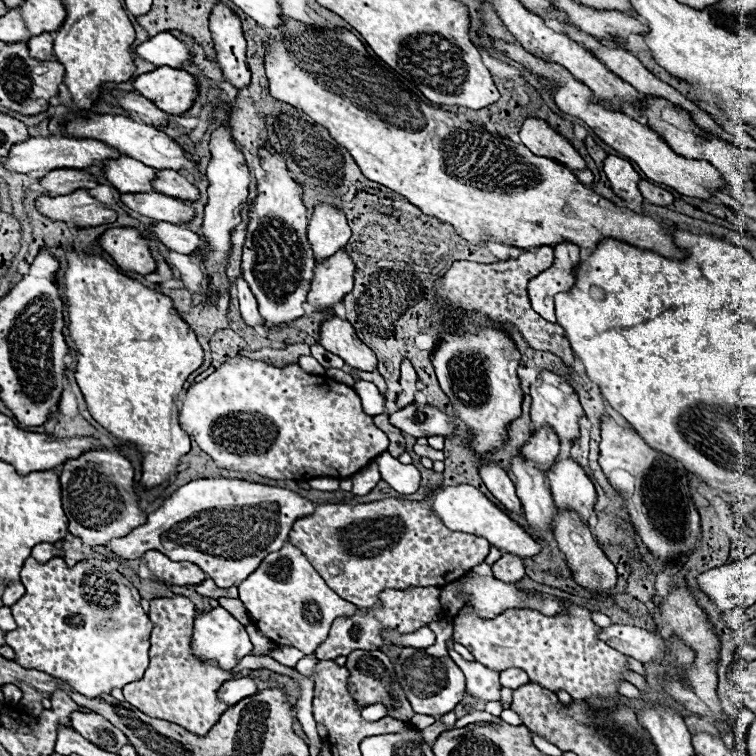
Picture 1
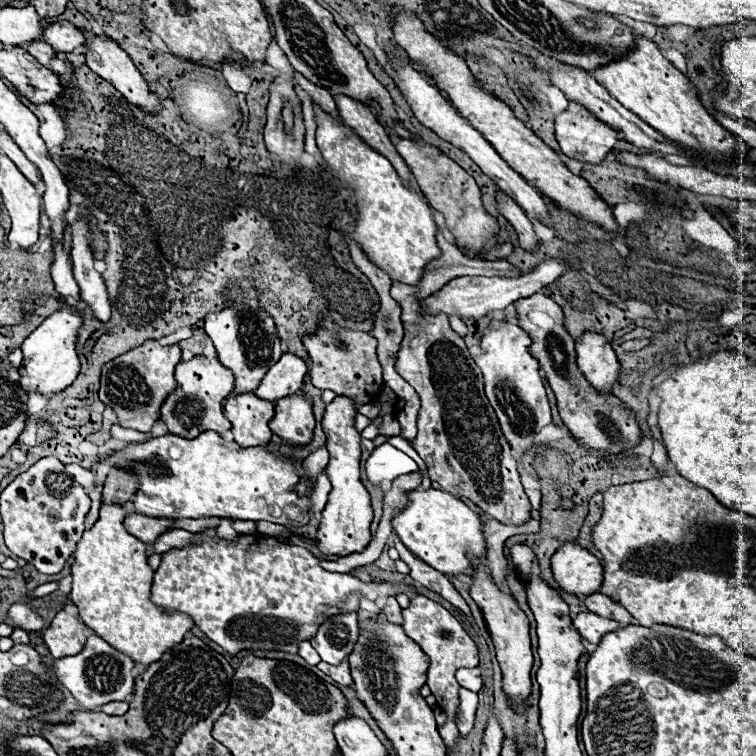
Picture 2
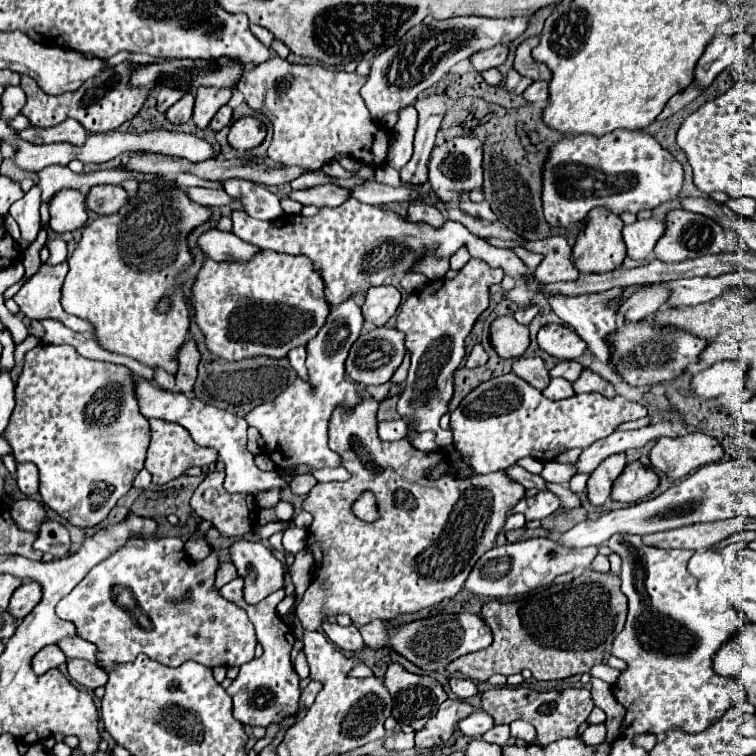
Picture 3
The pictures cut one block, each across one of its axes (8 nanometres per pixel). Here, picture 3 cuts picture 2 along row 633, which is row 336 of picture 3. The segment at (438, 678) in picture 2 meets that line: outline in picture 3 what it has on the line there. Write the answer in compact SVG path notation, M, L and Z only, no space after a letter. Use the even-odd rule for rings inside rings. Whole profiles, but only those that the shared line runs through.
M472 258L454 278L434 280L420 292L414 292L398 314L396 328L406 334L406 348L412 352L406 388L398 400L398 414L406 422L414 422L416 432L434 432L440 448L452 444L452 432L440 428L440 418L448 412L452 374L464 358L464 338L470 334L476 318L488 308L488 286L498 284L502 278L504 272L500 268L490 268L486 262ZM438 288L448 288L448 294Z

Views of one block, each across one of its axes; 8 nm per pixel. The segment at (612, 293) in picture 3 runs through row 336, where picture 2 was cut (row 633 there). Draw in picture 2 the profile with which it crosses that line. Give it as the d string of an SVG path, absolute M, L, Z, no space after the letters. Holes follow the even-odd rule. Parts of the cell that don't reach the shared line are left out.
M580 612L572 622L574 622L576 630L582 634L582 638L588 642L594 642L594 644L598 644L604 634L620 628L620 624L616 620L610 620L610 618L592 614L592 612Z

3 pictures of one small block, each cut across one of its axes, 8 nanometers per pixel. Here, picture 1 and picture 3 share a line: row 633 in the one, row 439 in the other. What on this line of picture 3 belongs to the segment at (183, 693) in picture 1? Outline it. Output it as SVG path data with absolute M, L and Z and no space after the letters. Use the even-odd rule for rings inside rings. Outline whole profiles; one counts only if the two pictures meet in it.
M149 419L150 430L152 430L152 442L148 448L148 456L144 462L144 468L152 474L154 484L166 484L180 474L184 474L192 466L208 466L214 460L218 460L218 454L214 450L198 446L190 434L186 434L186 428L178 426L176 423L166 422L162 419Z

